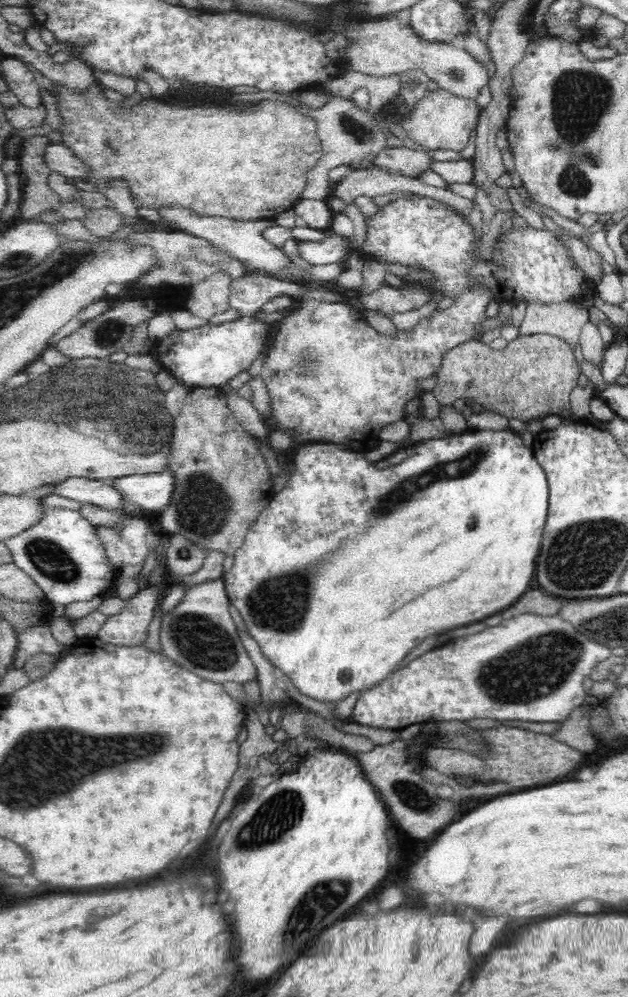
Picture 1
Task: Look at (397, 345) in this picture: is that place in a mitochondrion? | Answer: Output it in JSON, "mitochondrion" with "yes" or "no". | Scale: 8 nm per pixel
{"mitochondrion":"no"}

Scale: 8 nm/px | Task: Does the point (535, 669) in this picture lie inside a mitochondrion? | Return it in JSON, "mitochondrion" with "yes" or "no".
{"mitochondrion":"yes"}

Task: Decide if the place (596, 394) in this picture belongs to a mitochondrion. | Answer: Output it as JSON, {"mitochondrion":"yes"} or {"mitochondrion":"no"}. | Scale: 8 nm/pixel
{"mitochondrion":"no"}

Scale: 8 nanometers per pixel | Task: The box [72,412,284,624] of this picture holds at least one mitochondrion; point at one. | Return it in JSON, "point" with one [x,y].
{"point":[204,508]}

